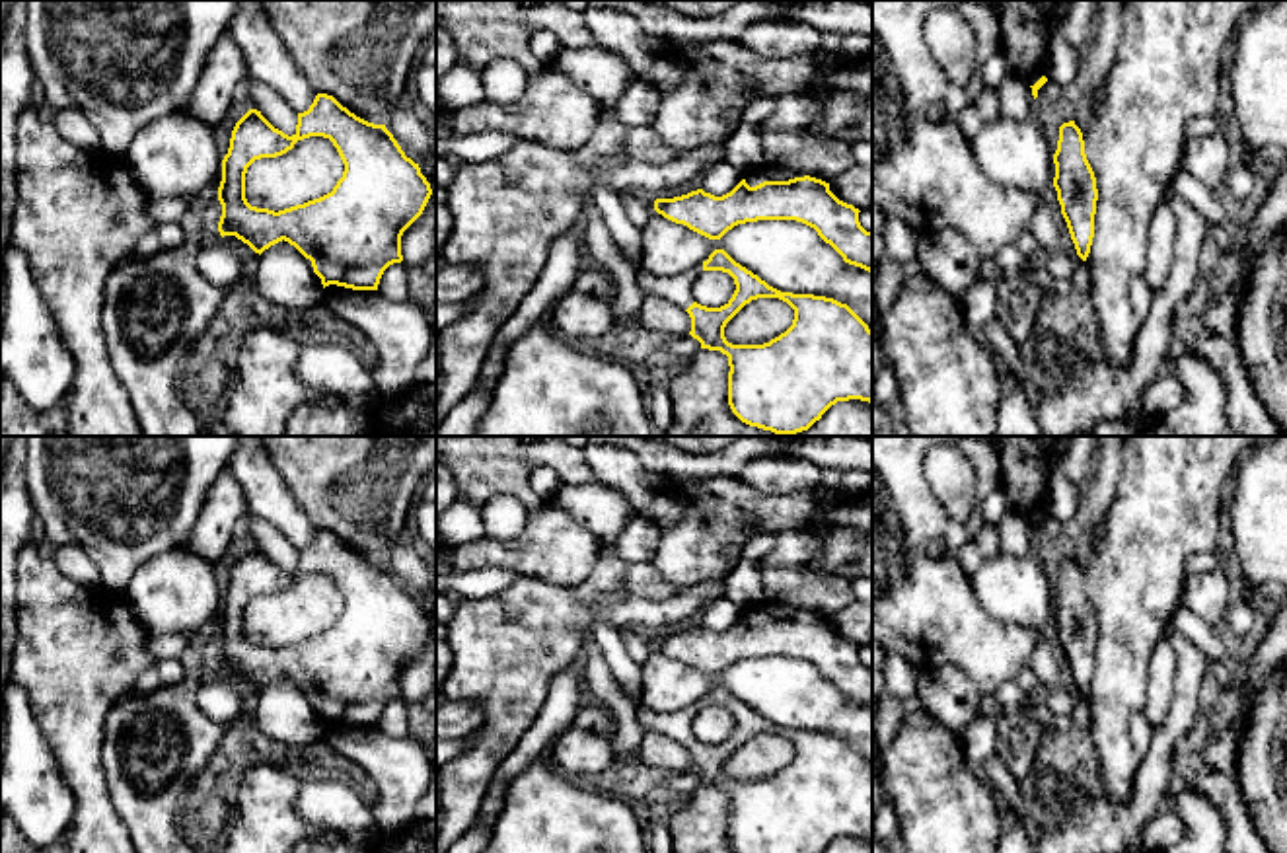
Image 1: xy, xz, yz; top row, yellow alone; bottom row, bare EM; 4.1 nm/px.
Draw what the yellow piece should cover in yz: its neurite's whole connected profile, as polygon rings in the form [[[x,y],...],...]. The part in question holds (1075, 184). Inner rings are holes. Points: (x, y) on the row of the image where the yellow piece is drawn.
[[[1075,121],[1059,127],[1057,150],[1053,154],[1053,187],[1061,204],[1077,255],[1086,261],[1094,238],[1096,177],[1085,154],[1085,140]]]

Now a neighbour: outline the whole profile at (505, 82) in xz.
[[[495,60],[483,72],[485,101],[506,105],[518,101],[528,86],[528,74],[514,60]]]

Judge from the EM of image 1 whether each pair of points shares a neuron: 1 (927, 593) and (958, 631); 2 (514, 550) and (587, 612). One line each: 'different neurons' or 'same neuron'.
1: same neuron
2: different neurons

